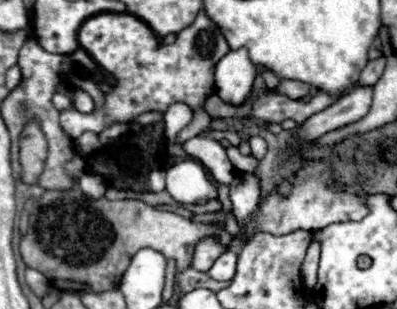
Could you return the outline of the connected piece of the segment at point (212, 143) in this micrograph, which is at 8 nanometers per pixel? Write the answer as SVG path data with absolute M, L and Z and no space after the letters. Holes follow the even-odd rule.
M195 136L187 142L183 142L183 149L189 156L199 158L209 168L209 172L213 174L213 178L217 182L227 184L227 186L231 184L235 172L227 158L225 148L217 140L209 138L209 136ZM190 148L195 148L195 150L189 150Z

